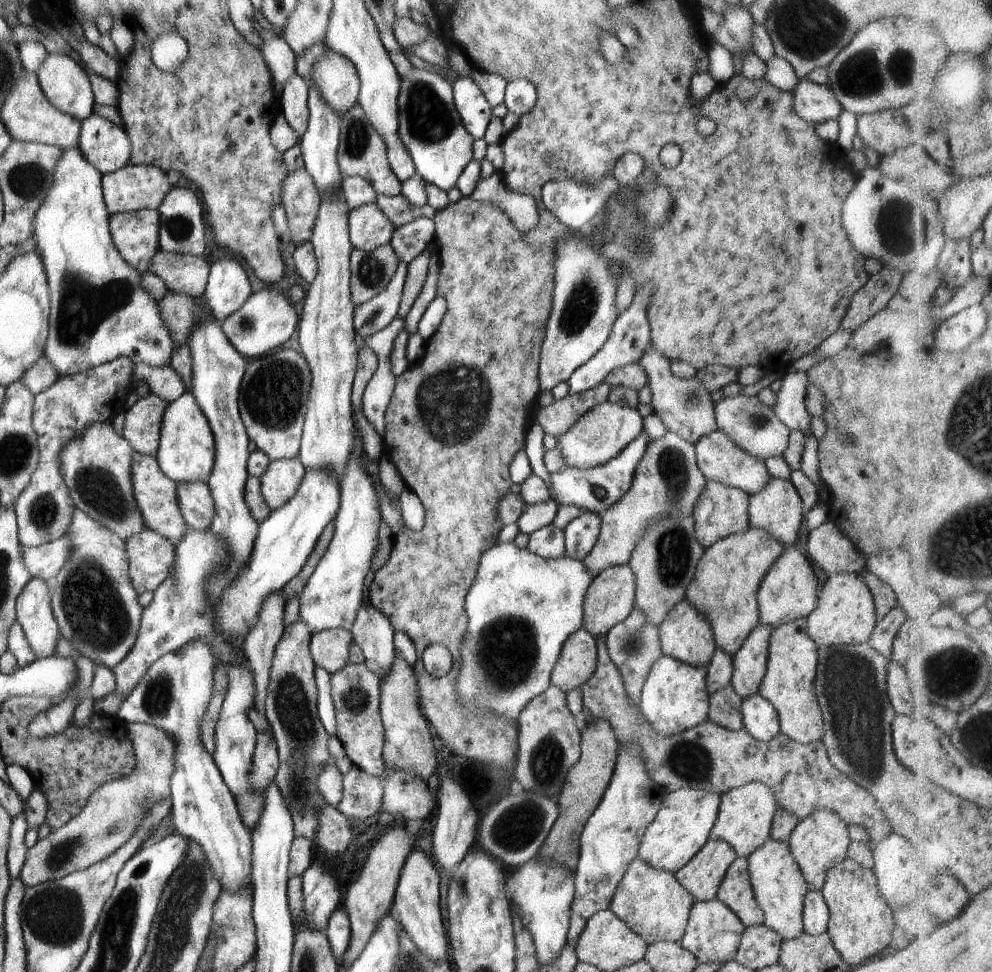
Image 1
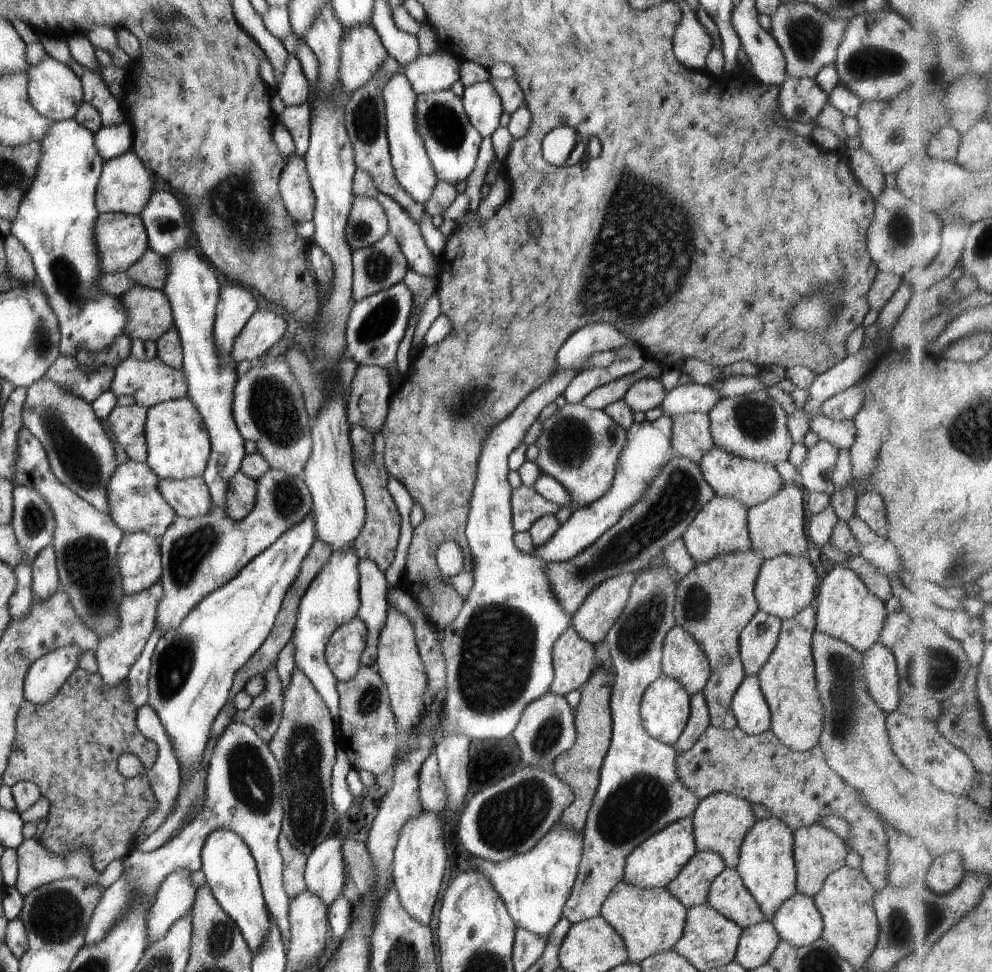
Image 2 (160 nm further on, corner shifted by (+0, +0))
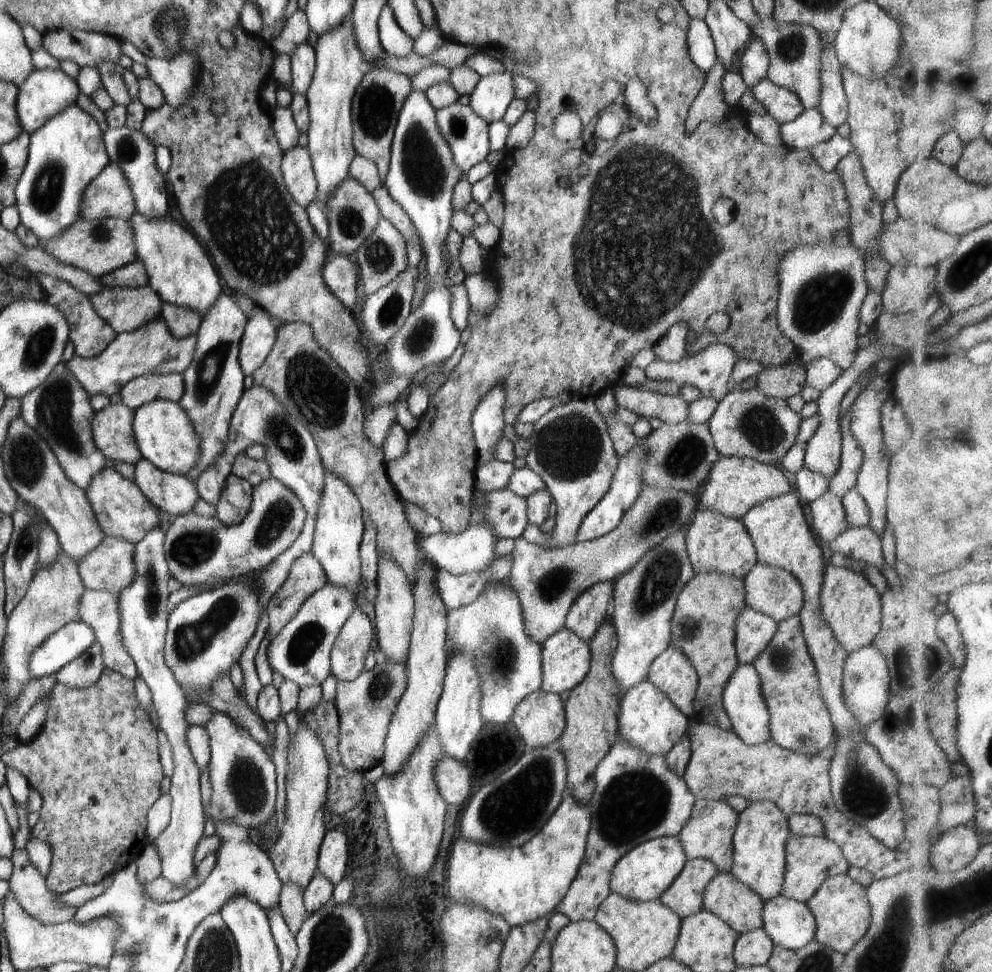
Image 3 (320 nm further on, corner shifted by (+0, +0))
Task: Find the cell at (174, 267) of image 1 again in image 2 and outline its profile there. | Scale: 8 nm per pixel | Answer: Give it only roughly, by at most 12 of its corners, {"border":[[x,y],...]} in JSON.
{"border":[[148,249],[125,272],[139,286],[162,291],[166,257]]}

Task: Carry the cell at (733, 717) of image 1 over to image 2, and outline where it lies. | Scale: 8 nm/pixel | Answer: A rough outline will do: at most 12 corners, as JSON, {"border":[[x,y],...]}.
{"border":[[753,549],[698,564],[675,625],[704,648],[710,725],[737,727],[739,638],[758,611]]}

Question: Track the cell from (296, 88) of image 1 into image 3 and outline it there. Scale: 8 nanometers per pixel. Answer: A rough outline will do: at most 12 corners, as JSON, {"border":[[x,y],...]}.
{"border":[[304,41],[288,56],[293,94],[305,95],[314,76],[315,48]]}

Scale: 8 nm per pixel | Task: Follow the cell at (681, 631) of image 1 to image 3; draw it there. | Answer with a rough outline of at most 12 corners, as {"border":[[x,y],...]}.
{"border":[[672,646],[646,681],[686,718],[693,716],[698,675]]}

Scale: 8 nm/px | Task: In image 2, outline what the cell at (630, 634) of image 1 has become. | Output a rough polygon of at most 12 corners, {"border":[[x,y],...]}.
{"border":[[638,573],[604,640],[613,728],[562,908],[599,916],[631,855],[694,814],[673,746],[642,727],[676,578]]}

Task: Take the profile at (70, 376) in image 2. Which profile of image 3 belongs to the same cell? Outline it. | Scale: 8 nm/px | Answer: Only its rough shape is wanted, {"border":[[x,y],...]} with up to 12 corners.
{"border":[[154,317],[66,368],[89,394],[145,375],[182,374],[197,334]]}

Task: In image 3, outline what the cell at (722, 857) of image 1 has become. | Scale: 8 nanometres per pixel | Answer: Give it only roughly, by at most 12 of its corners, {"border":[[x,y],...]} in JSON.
{"border":[[692,859],[658,900],[678,918],[703,909],[718,873]]}

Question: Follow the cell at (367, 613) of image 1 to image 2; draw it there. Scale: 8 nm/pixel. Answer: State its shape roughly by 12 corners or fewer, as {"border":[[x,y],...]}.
{"border":[[360,559],[357,617],[380,634],[389,608],[388,583],[372,560]]}

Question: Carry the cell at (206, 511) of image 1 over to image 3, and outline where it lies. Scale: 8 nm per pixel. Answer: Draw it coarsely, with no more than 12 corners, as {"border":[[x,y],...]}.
{"border":[[142,457],[134,482],[154,505],[179,517],[200,498],[184,475]]}

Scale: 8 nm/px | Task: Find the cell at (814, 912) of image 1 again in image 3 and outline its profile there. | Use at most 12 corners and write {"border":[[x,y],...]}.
{"border":[[778,894],[765,901],[761,927],[776,946],[815,940],[806,903]]}

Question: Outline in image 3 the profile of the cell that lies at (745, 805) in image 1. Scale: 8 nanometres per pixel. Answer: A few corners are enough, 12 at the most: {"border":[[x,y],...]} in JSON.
{"border":[[696,801],[677,836],[688,861],[730,873],[738,812]]}

